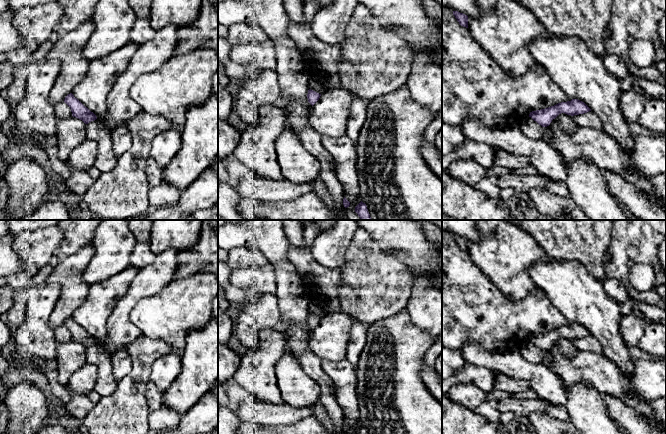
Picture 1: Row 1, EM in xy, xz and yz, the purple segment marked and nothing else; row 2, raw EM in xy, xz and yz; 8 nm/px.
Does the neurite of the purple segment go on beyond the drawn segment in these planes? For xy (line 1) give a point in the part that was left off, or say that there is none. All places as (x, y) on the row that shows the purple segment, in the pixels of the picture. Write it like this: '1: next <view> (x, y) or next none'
1: next none

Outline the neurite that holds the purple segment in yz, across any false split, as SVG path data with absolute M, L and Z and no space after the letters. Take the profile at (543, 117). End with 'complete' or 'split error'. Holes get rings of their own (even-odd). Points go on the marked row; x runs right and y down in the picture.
M572 99L571 101L561 102L545 109L532 111L530 112L529 117L542 127L547 127L550 125L552 120L561 113L574 116L584 114L589 111L591 111L591 109L584 102L578 99Z | complete

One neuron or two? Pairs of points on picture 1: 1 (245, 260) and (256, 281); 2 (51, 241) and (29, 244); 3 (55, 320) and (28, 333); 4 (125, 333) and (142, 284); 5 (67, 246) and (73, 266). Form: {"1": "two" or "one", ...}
{"1": "two", "2": "one", "3": "two", "4": "one", "5": "two"}

